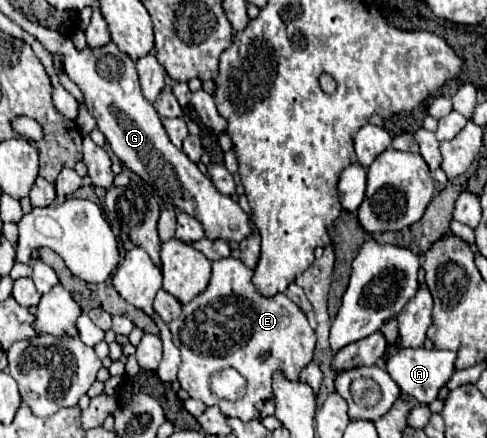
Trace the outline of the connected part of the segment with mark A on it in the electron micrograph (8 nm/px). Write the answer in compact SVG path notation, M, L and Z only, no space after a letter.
M401 348L389 354L385 360L385 370L397 382L401 392L413 396L421 404L429 404L437 398L441 386L447 384L455 370L455 354L451 350L427 350L427 348Z

